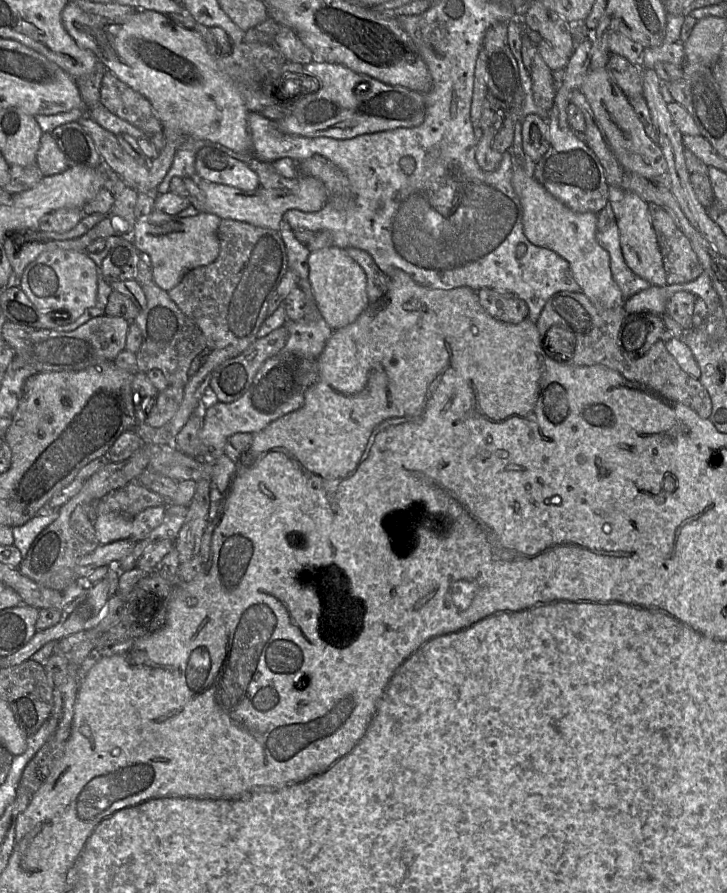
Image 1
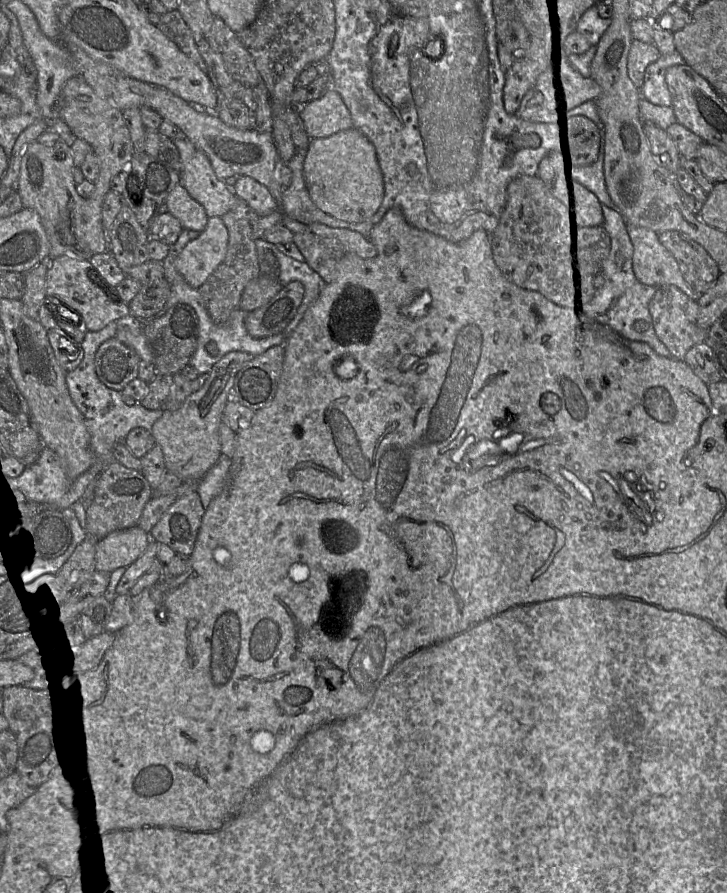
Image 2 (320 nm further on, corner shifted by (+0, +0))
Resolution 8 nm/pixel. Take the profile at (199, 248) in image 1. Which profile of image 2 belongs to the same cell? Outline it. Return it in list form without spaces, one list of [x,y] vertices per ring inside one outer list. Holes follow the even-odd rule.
[[[221,217],[208,218],[206,228],[175,259],[176,270],[195,289],[203,285],[226,256],[228,231]]]

